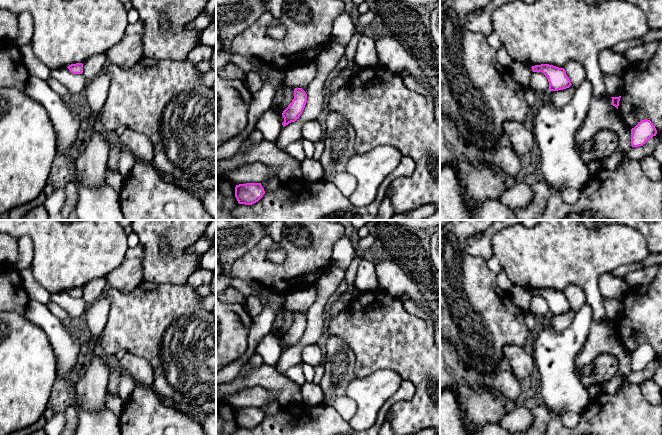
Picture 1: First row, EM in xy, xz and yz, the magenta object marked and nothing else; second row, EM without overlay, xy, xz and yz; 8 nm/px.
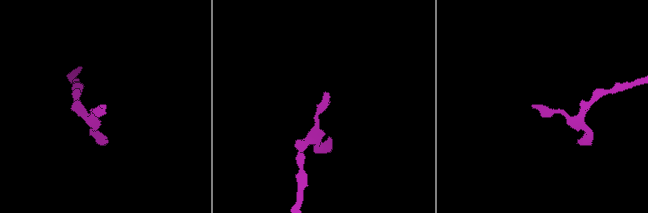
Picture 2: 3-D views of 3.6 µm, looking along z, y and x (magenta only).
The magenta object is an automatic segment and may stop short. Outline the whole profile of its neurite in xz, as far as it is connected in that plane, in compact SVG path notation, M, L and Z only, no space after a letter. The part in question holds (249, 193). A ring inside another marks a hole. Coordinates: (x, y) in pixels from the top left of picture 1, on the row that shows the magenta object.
M261 183L239 184L235 187L235 197L239 204L252 205L265 194Z

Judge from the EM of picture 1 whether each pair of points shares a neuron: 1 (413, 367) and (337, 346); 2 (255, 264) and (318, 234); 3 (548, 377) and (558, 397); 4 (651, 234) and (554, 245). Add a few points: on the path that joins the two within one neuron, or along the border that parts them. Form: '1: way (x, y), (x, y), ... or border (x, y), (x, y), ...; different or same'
1: border (331, 337), (340, 337), (352, 351), (354, 373); different
2: way (273, 269), (289, 269), (308, 252); same
3: way (553, 382), (558, 387), (558, 392); same
4: border (637, 230), (646, 239), (649, 252); different

